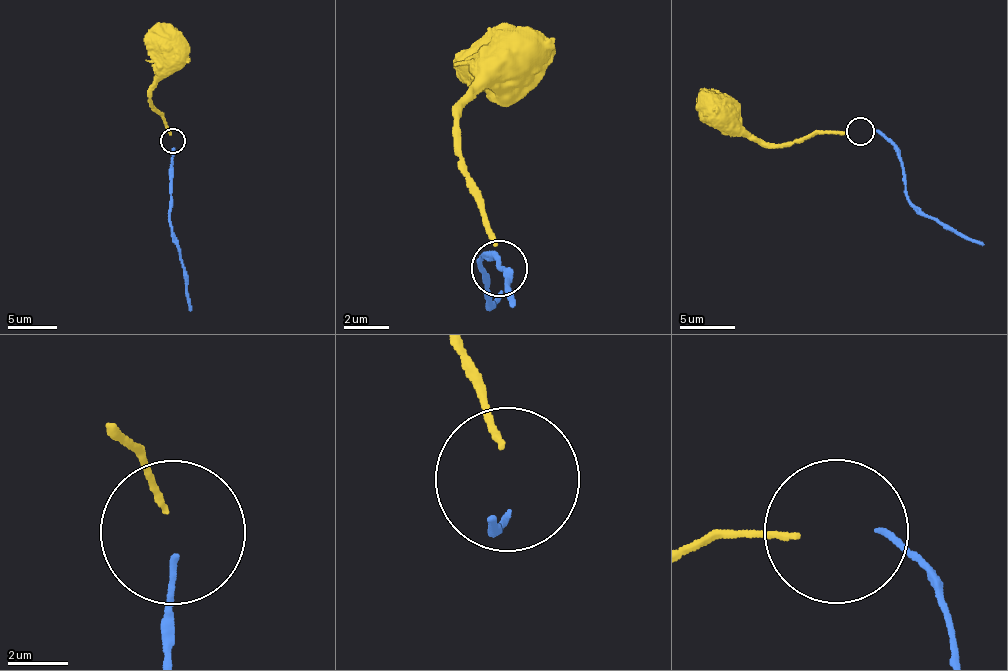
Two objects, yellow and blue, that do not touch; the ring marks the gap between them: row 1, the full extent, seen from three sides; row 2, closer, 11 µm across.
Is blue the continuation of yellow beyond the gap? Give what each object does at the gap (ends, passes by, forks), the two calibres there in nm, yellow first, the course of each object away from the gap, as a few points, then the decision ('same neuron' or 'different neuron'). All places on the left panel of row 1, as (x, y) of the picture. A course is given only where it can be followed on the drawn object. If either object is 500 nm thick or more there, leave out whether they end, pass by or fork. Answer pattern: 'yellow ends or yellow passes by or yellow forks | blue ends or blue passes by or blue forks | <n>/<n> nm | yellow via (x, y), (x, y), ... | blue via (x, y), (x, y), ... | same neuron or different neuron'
yellow ends | blue ends | 200/200 nm | yellow via (170, 134), (164, 114), (150, 106), (149, 92), (165, 64), (167, 50) | blue via (174, 148), (170, 227), (184, 269), (191, 311) | same neuron

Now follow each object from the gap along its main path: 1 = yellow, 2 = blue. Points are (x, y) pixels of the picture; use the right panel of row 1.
1: (847, 132), (814, 132), (790, 145), (762, 146), (748, 138), (733, 119), (716, 111)
2: (875, 130), (897, 150), (909, 204), (983, 244)

